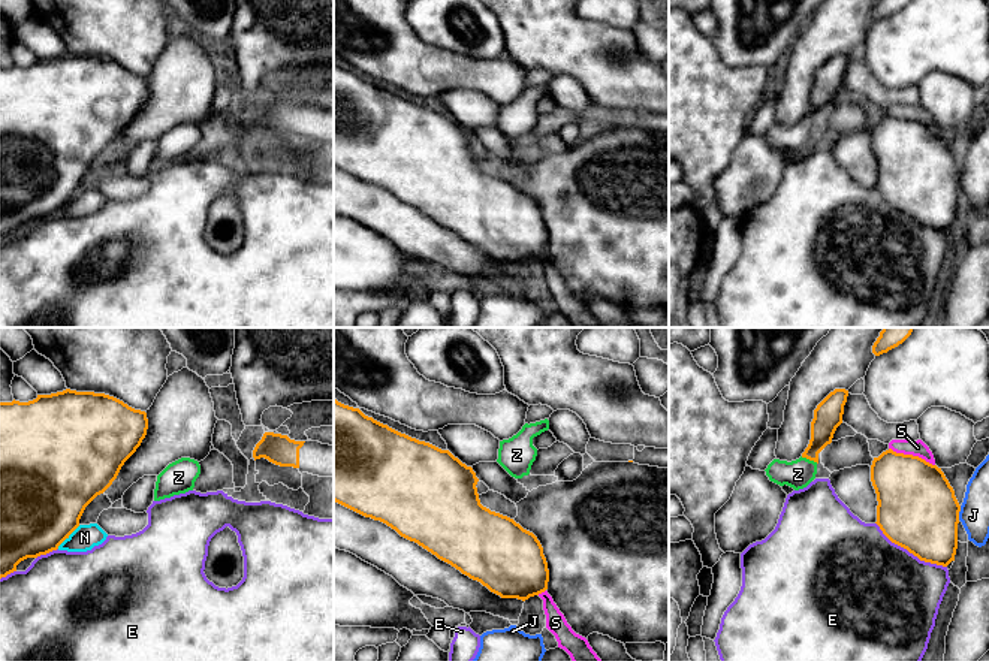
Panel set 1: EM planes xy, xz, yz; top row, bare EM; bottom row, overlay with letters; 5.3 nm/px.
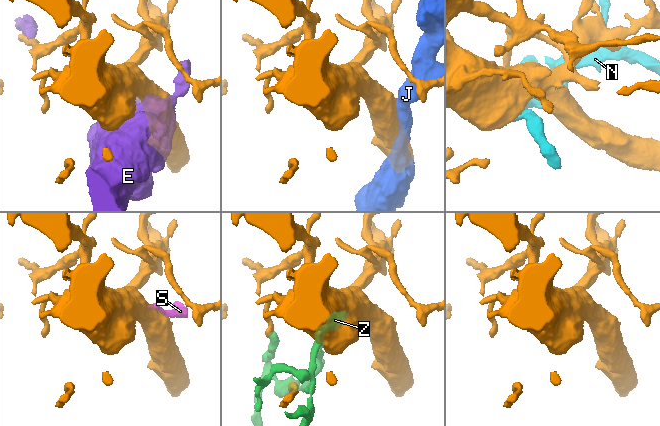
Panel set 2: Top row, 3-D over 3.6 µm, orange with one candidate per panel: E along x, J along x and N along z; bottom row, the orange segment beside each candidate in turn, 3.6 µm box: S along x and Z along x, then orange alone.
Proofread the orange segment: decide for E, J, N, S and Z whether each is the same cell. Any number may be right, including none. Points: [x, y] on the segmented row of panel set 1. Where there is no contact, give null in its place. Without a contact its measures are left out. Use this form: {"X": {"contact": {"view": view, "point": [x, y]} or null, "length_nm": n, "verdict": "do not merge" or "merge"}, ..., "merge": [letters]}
{"E": {"contact": {"view": "yz", "point": [910, 552]}, "length_nm": 460, "verdict": "do not merge"}, "J": {"contact": {"view": "yz", "point": [958, 513]}, "length_nm": 80, "verdict": "do not merge"}, "N": {"contact": {"view": "xy", "point": [68, 537]}, "length_nm": 180, "verdict": "do not merge"}, "S": {"contact": {"view": "yz", "point": [911, 455]}, "length_nm": 260, "verdict": "do not merge"}, "Z": {"contact": {"view": "yz", "point": [810, 459]}, "length_nm": 100, "verdict": "merge"}, "merge": ["Z"]}

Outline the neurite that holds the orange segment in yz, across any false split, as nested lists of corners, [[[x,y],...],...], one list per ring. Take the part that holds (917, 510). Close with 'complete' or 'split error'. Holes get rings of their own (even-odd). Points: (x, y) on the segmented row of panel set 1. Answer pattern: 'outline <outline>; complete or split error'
outline [[[892,449],[874,458],[877,525],[920,561],[947,567],[958,549],[961,505],[941,468]]]; complete

